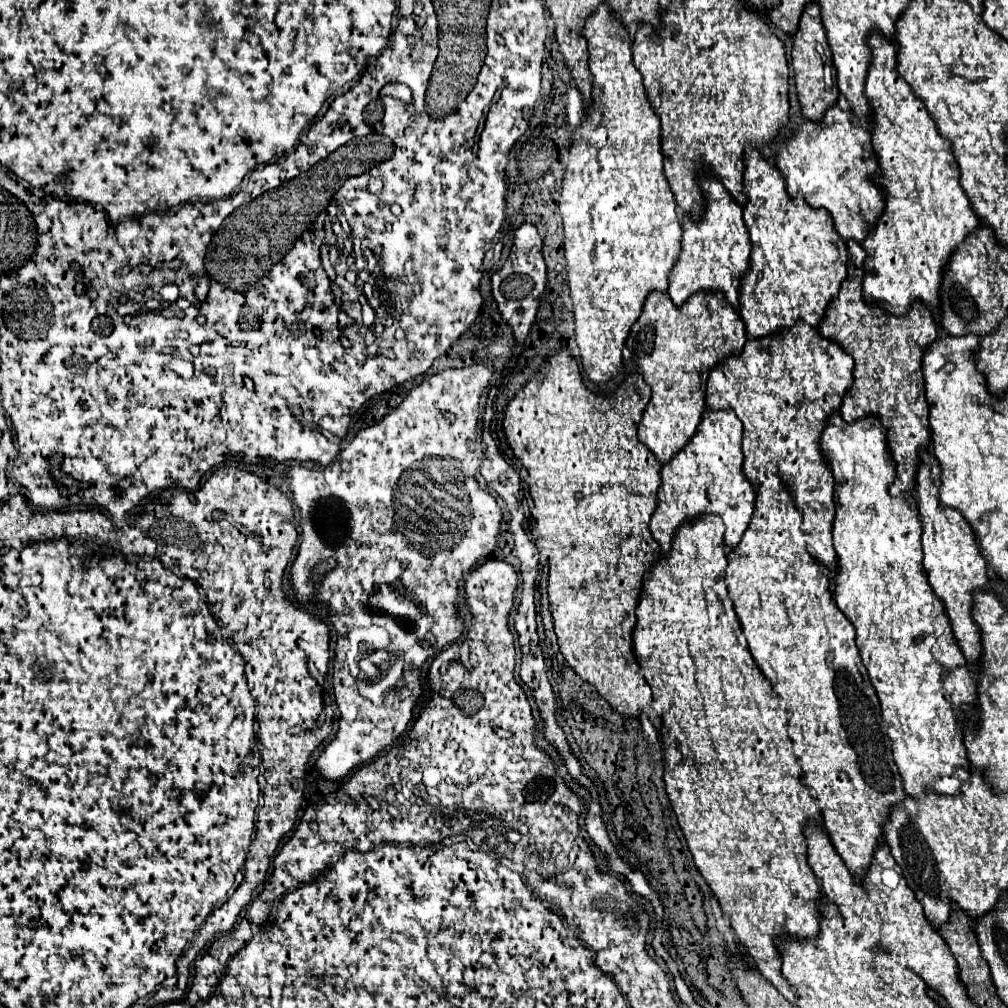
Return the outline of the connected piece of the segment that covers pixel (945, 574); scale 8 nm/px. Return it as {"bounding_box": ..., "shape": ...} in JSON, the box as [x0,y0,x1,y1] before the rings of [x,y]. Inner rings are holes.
{"bounding_box":[917,448,987,664],"shape":[[[929,448],[919,450],[919,472],[917,472],[917,500],[919,500],[919,514],[923,524],[923,568],[929,576],[929,584],[933,592],[943,600],[947,616],[951,618],[953,634],[959,642],[959,648],[963,656],[969,660],[969,664],[975,664],[979,660],[981,644],[979,644],[979,628],[975,626],[971,618],[973,608],[973,590],[987,588],[987,564],[985,558],[979,552],[975,532],[969,528],[963,514],[955,508],[947,508],[939,502],[939,486],[941,486],[941,466],[931,454]]]}

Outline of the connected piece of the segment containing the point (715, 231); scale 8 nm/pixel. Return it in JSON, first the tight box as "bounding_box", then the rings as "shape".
{"bounding_box":[669,180,751,310],"shape":[[[703,180],[703,196],[707,196],[707,208],[699,220],[687,220],[681,216],[683,238],[681,238],[681,254],[675,262],[675,268],[669,276],[669,296],[679,306],[695,292],[719,290],[725,294],[729,304],[737,310],[739,308],[739,280],[747,274],[751,242],[749,232],[743,222],[741,204],[731,200],[731,194],[719,184],[719,180]]]}

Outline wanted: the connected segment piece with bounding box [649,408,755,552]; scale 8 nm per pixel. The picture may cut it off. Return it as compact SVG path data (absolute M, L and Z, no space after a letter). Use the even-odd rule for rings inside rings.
M705 408L693 438L661 466L663 484L657 492L657 508L649 522L651 534L659 542L661 552L669 552L673 532L683 522L695 520L699 514L719 514L727 528L725 544L729 548L739 544L755 508L755 488L745 478L741 460L741 420L735 412Z

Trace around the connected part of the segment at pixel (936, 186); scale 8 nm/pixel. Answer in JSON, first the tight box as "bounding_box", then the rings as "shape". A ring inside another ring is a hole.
{"bounding_box":[863,32,979,326],"shape":[[[871,32],[871,36],[867,36],[867,46],[871,48],[871,64],[869,64],[869,70],[867,70],[867,80],[865,80],[865,96],[867,96],[867,102],[871,104],[871,136],[873,136],[873,148],[877,152],[877,160],[879,160],[879,176],[875,176],[875,182],[879,184],[879,188],[883,188],[883,194],[885,194],[885,208],[883,208],[883,214],[879,216],[879,222],[875,224],[875,232],[871,232],[871,236],[867,236],[867,240],[863,240],[863,248],[867,252],[867,258],[865,258],[865,276],[863,276],[863,298],[867,300],[877,300],[879,306],[883,306],[889,314],[895,314],[895,316],[903,316],[907,312],[907,308],[915,302],[915,300],[921,300],[923,304],[927,304],[931,310],[933,310],[933,318],[937,322],[937,326],[941,324],[941,314],[939,314],[939,286],[941,286],[941,280],[943,280],[943,266],[947,264],[951,252],[957,248],[957,244],[961,240],[965,240],[965,236],[977,228],[979,224],[979,218],[973,214],[973,208],[971,208],[971,202],[967,198],[967,194],[963,192],[961,184],[959,184],[959,166],[951,154],[951,144],[949,140],[941,138],[939,132],[937,132],[937,126],[933,122],[933,118],[929,116],[925,104],[911,92],[909,84],[903,84],[903,78],[899,78],[899,74],[895,72],[895,66],[897,66],[897,50],[895,50],[895,44],[891,40],[883,40],[883,36],[879,36],[879,32]]]}

